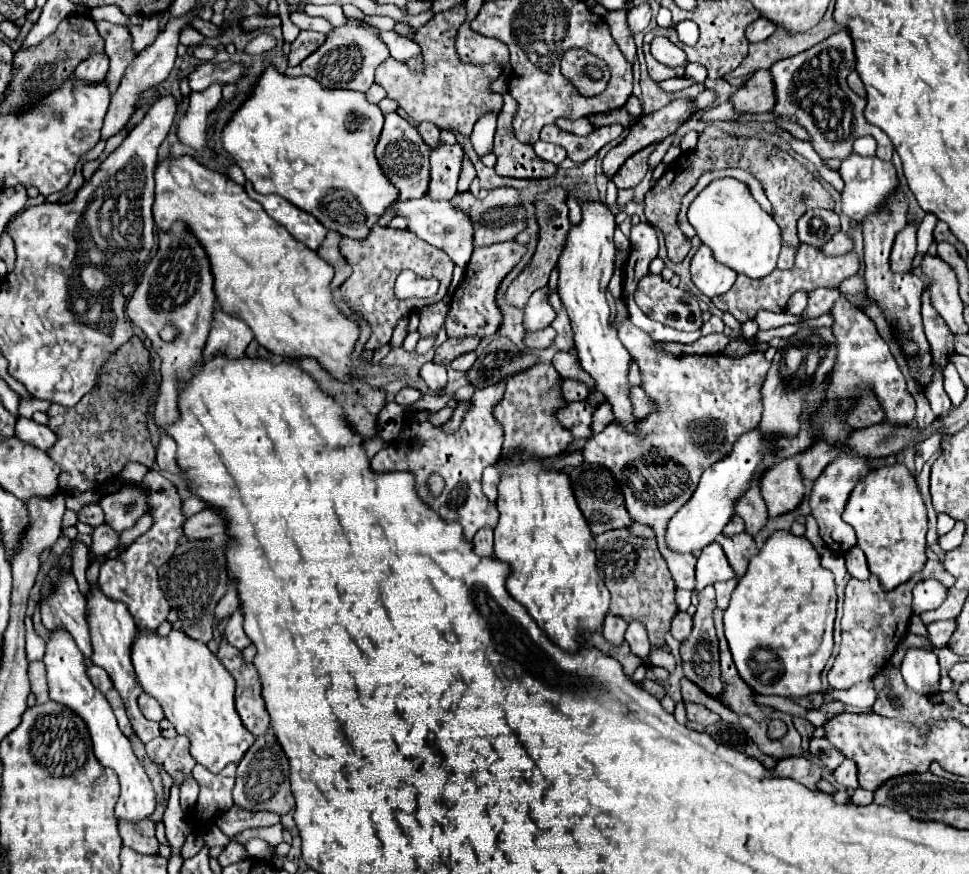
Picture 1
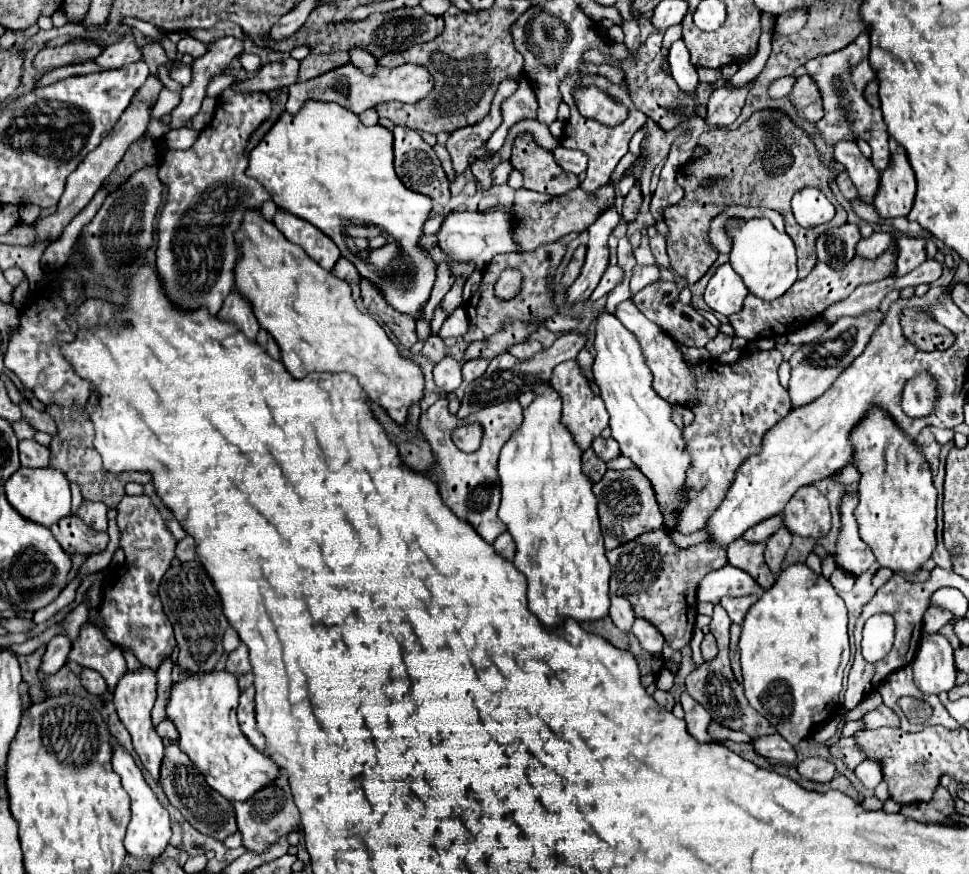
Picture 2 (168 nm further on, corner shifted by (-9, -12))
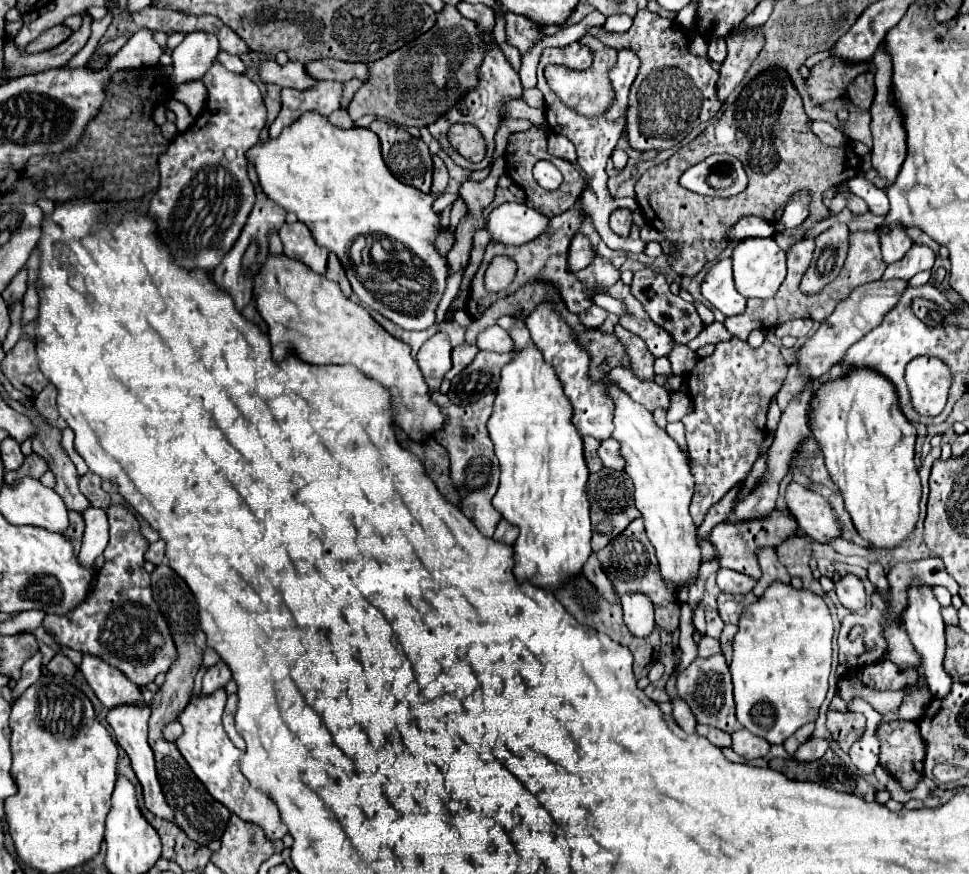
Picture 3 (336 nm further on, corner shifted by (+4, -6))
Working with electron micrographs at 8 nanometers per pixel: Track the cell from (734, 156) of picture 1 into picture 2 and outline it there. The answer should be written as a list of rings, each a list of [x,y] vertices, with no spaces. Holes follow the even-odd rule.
[[[763,110],[755,112],[749,120],[745,120],[737,130],[711,130],[699,136],[699,144],[703,144],[709,154],[701,160],[691,160],[677,170],[677,184],[683,186],[685,196],[675,206],[665,208],[663,220],[669,228],[667,234],[667,254],[671,260],[671,268],[683,276],[689,284],[695,284],[709,266],[717,260],[717,252],[709,246],[707,230],[709,220],[721,212],[721,208],[729,204],[747,204],[747,206],[761,206],[773,208],[785,218],[787,234],[793,238],[797,248],[797,280],[803,280],[815,266],[815,236],[826,232],[831,226],[841,226],[847,222],[846,211],[839,206],[833,192],[829,190],[829,172],[823,168],[819,156],[815,154],[813,142],[805,132],[801,132],[785,114],[777,110]],[[741,170],[755,178],[741,178]],[[705,180],[711,180],[705,186]],[[737,186],[739,188],[737,188]],[[815,186],[823,190],[823,194],[835,202],[837,216],[817,228],[803,228],[797,224],[791,212],[791,198],[799,190]]]

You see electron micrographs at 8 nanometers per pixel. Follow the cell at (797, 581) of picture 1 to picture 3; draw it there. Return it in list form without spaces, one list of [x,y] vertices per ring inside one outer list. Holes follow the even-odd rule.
[[[782,582],[768,586],[758,602],[746,606],[740,618],[740,630],[734,636],[734,658],[730,662],[734,682],[734,702],[738,722],[754,736],[766,738],[770,744],[782,744],[800,726],[816,722],[820,706],[828,692],[828,676],[832,664],[832,618],[820,596],[808,590],[796,590]]]

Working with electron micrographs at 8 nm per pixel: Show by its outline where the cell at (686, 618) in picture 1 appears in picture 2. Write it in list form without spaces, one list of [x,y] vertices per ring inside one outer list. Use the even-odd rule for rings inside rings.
[[[705,634],[703,642],[701,642],[701,656],[703,656],[705,660],[711,660],[711,658],[715,658],[715,654],[717,654],[715,638],[713,638],[713,634]]]

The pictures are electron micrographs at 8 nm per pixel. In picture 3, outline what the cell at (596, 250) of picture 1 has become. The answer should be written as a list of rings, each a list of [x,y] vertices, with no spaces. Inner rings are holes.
[[[614,384],[608,386],[608,394],[616,404],[612,438],[622,444],[626,474],[634,482],[636,490],[636,508],[644,518],[644,528],[648,540],[656,550],[664,582],[678,590],[680,586],[698,580],[698,568],[702,562],[696,524],[688,512],[694,494],[694,476],[690,474],[688,460],[678,444],[666,434],[666,430],[654,424],[652,412],[648,412],[644,406],[638,406],[630,396],[626,396],[626,392],[618,390],[618,386]]]

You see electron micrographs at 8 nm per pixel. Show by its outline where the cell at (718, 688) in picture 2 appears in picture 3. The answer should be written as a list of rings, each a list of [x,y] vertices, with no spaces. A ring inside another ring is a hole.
[[[716,654],[716,656],[710,656],[710,658],[700,658],[698,656],[686,670],[682,670],[678,674],[676,690],[678,690],[678,696],[690,706],[698,724],[708,724],[708,726],[720,728],[728,734],[742,728],[742,724],[736,720],[736,714],[734,714],[732,680],[730,680],[728,664],[726,664],[722,654]]]

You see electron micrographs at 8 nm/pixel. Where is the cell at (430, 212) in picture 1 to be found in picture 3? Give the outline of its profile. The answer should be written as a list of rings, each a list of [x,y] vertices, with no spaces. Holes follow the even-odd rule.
[[[506,202],[494,208],[486,222],[486,230],[492,232],[494,240],[508,246],[532,242],[540,234],[548,232],[548,226],[550,220],[544,214],[516,202]]]

